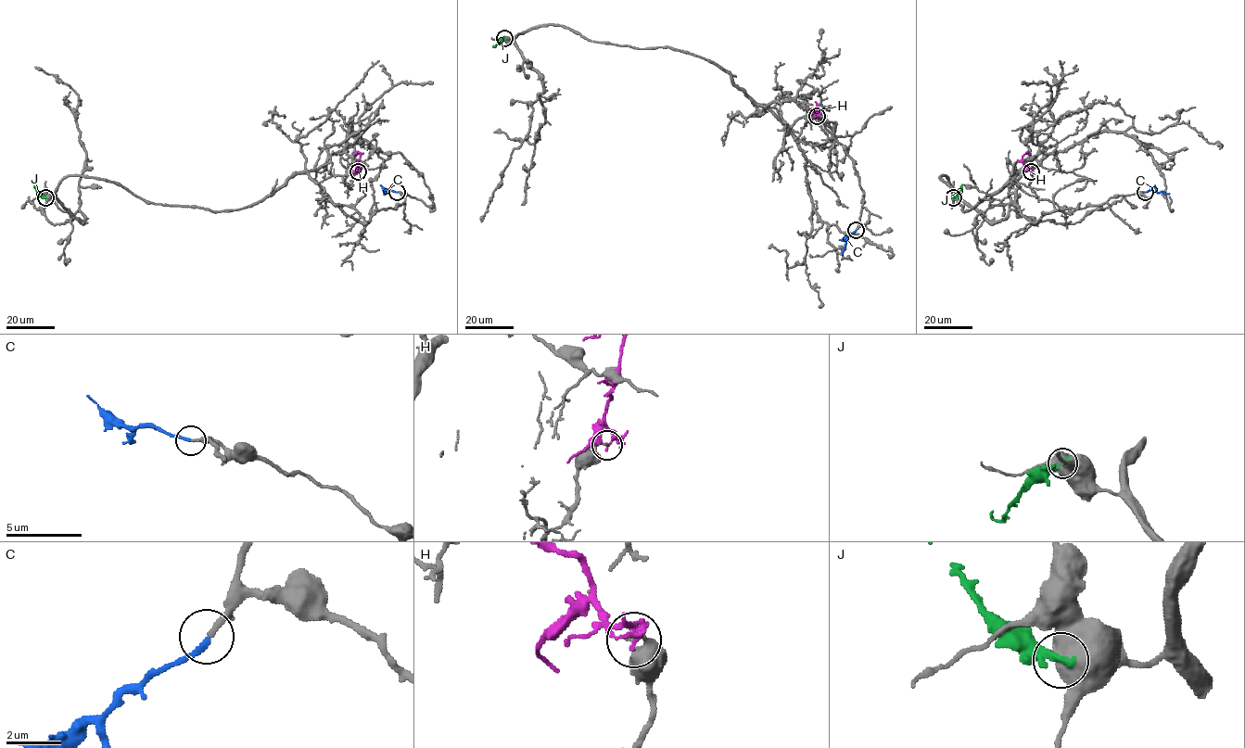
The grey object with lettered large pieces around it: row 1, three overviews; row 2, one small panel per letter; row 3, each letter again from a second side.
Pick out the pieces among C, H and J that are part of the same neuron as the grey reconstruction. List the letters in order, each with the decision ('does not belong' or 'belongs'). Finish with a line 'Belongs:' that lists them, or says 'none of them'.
C: belongs
H: does not belong
J: does not belong
Belongs: C

